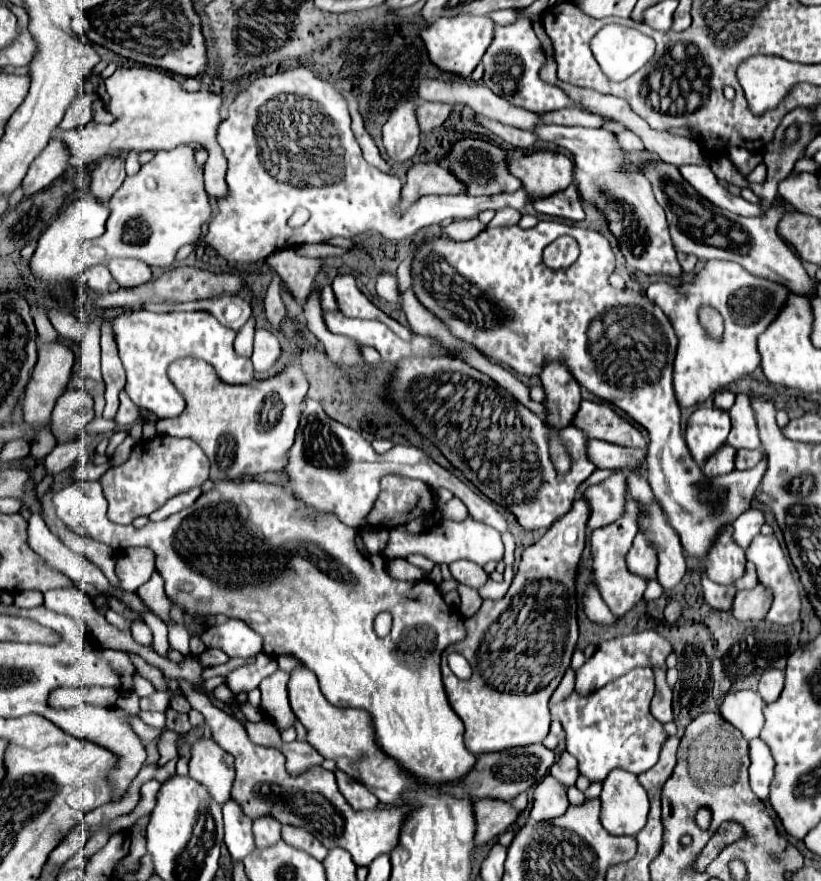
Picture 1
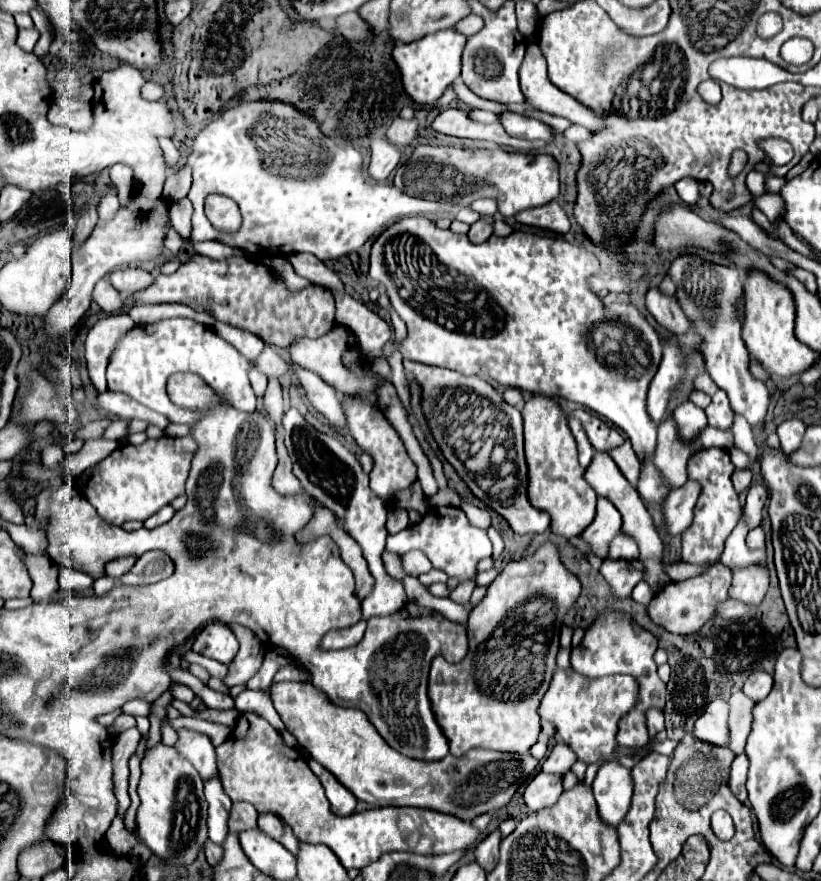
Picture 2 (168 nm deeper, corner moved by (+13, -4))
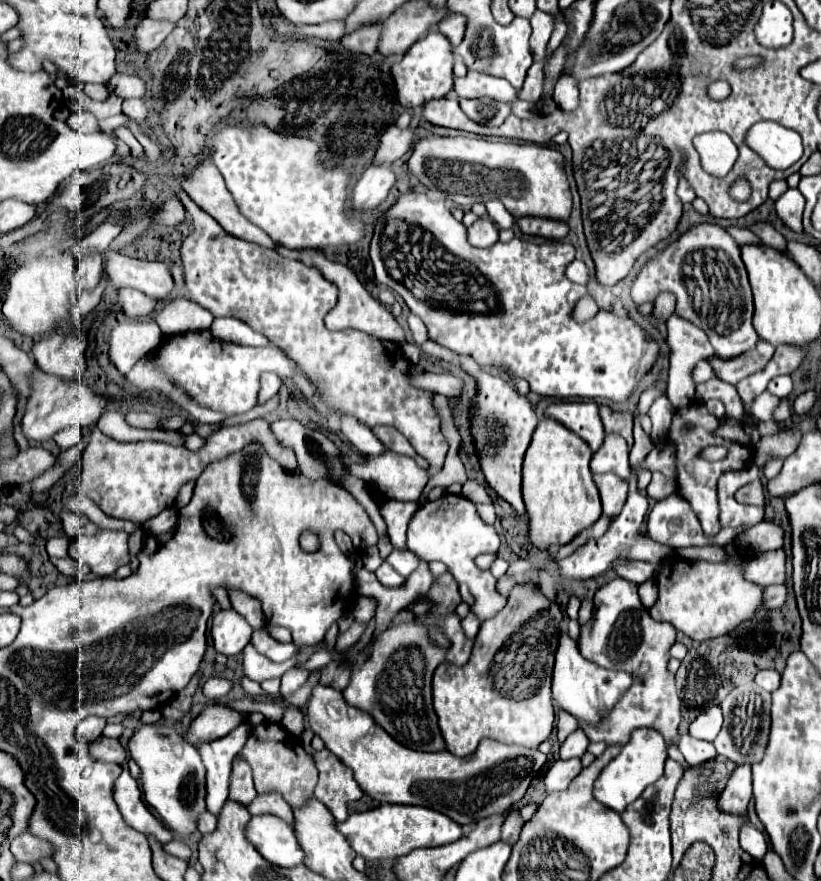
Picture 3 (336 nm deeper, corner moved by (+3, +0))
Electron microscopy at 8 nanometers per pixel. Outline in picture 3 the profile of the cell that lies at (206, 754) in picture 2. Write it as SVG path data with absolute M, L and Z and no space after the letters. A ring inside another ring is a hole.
M206 704L204 710L192 722L190 730L184 734L184 738L194 744L212 742L212 740L218 740L218 738L230 734L246 718L248 718L248 714L238 712L234 708L220 706L220 704Z

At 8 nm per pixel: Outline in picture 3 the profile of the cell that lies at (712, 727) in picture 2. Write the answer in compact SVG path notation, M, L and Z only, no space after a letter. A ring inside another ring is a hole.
M712 706L712 708L708 708L706 712L698 714L698 716L690 722L688 734L690 734L692 738L712 742L720 728L722 728L722 710L720 710L720 706Z

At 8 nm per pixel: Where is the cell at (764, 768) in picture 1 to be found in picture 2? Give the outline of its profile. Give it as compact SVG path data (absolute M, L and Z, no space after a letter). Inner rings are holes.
M738 754L732 762L732 770L730 770L730 788L734 792L734 796L738 800L746 800L746 788L744 788L744 782L746 782L746 772L748 772L748 756L746 754Z

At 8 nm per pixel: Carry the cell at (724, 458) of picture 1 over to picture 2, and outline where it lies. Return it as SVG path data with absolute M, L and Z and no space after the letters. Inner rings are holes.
M688 480L684 486L674 488L668 494L662 510L670 534L682 534L692 524L694 504L698 496L700 484L696 480Z

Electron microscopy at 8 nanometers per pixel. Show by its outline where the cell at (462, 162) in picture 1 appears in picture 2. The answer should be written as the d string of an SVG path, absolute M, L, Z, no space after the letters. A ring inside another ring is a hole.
M484 198L484 200L474 200L474 202L470 204L470 208L472 208L472 210L476 210L476 212L480 212L482 216L492 218L492 216L494 216L494 212L498 210L498 204L496 204L492 198Z

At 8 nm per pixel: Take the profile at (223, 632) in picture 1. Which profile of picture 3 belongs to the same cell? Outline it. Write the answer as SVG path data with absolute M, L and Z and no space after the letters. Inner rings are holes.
M220 610L212 618L210 628L214 648L220 654L234 656L244 650L244 646L250 642L252 626L246 622L244 616L240 616L236 610Z

